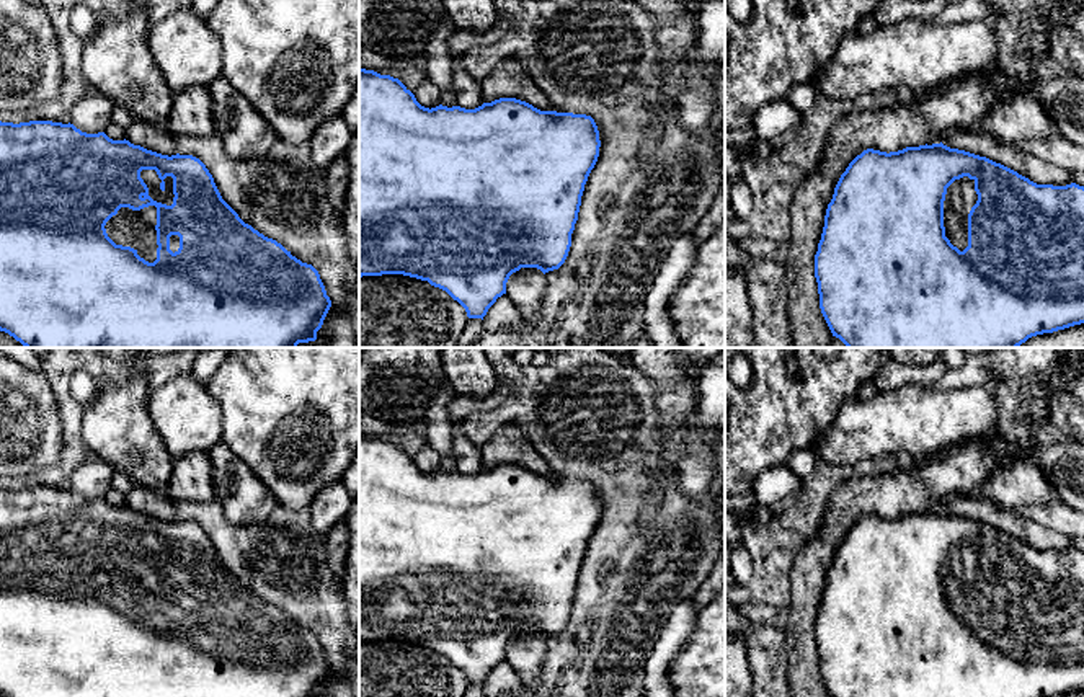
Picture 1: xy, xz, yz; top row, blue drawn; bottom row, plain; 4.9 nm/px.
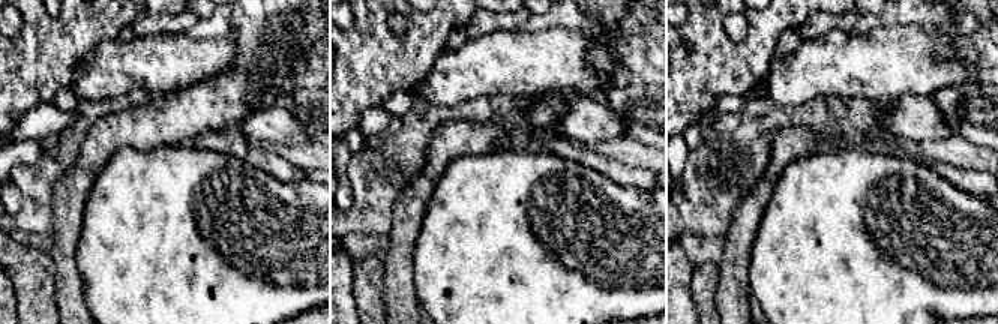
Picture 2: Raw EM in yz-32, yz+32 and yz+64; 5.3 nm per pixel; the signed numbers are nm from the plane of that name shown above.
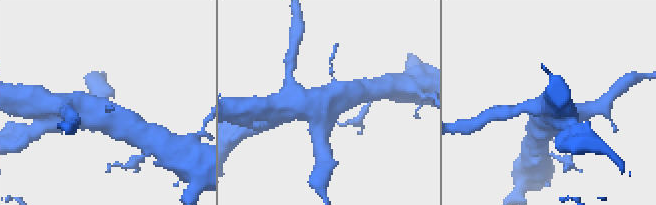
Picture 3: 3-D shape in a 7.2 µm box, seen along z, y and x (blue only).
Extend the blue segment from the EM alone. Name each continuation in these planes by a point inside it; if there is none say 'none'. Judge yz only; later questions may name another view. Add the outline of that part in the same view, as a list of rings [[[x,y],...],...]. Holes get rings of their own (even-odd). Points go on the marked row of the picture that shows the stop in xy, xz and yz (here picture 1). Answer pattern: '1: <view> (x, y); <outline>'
1: yz (955, 222); [[[963,176],[948,188],[944,201],[945,237],[963,251],[968,246],[968,214],[976,204],[975,180]]]

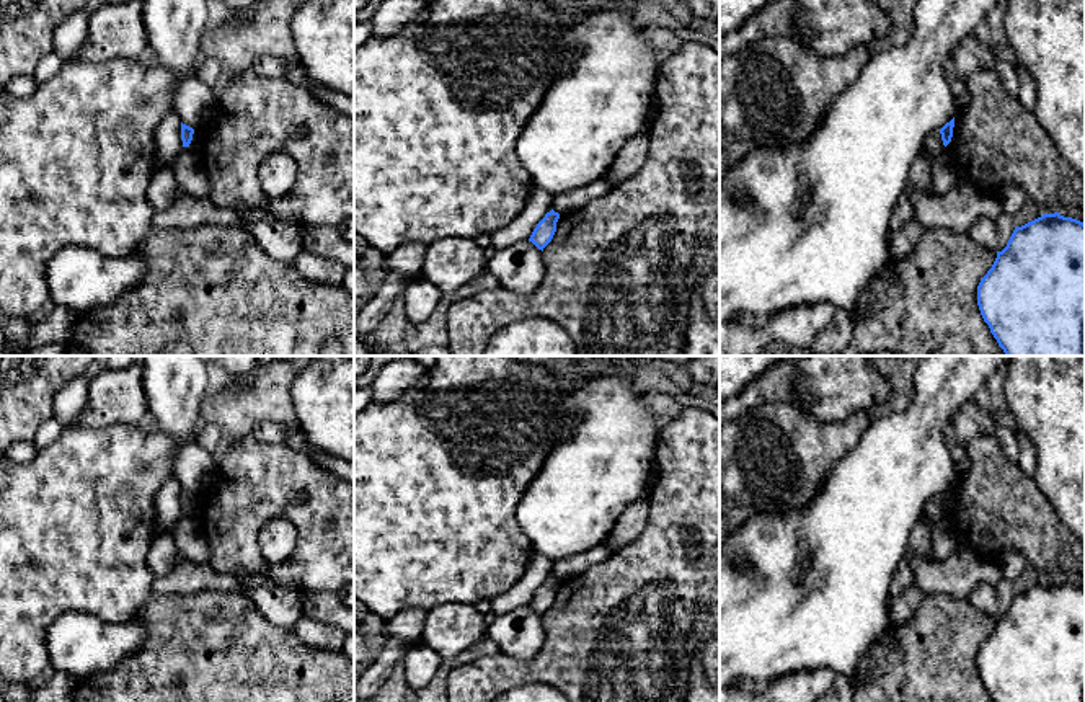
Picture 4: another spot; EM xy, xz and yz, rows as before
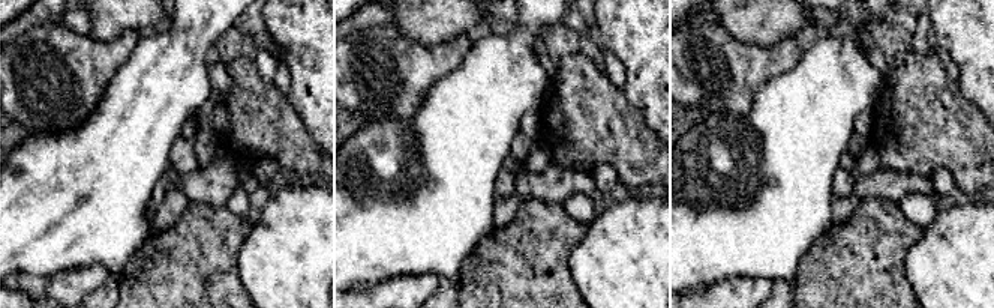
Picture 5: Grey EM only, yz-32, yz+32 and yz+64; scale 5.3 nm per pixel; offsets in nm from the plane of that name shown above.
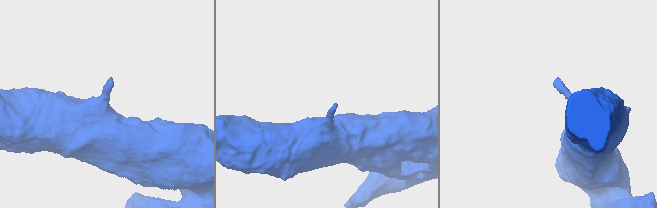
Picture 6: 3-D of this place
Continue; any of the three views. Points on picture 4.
none

